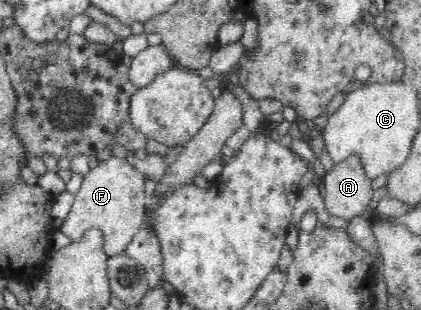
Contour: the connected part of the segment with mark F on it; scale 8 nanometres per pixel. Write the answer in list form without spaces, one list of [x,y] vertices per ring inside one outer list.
[[[112,156],[83,176],[83,183],[61,231],[76,241],[87,229],[99,227],[103,230],[104,250],[109,257],[121,254],[135,234],[147,226],[146,197],[145,179],[140,171],[127,161],[127,157]]]

